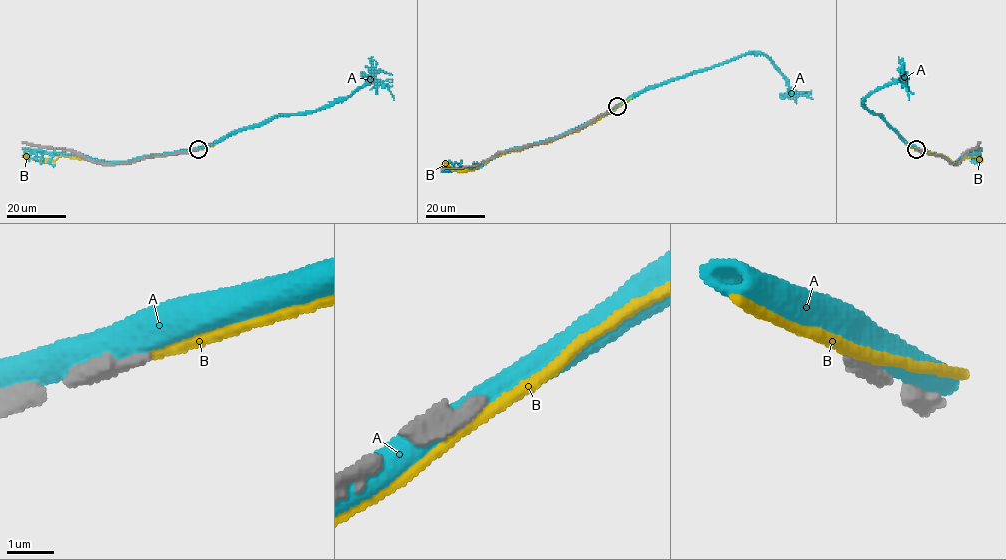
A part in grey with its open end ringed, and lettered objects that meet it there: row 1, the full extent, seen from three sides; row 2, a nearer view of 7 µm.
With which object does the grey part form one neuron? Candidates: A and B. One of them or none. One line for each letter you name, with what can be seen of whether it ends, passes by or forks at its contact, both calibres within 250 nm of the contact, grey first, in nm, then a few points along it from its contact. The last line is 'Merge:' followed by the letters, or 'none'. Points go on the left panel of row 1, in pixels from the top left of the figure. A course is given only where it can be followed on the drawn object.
Merge: none

